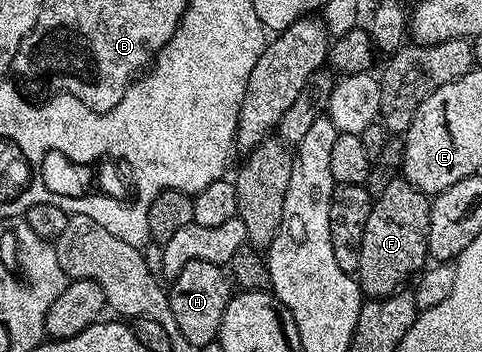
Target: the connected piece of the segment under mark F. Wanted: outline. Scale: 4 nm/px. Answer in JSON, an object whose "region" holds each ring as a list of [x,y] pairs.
{"region":[[[396,177],[382,188],[381,195],[378,193],[374,197],[371,216],[367,216],[367,228],[363,228],[363,244],[359,248],[359,268],[355,277],[366,299],[386,298],[398,293],[409,277],[412,279],[425,269],[429,258],[430,195],[412,186],[405,177]]]}

